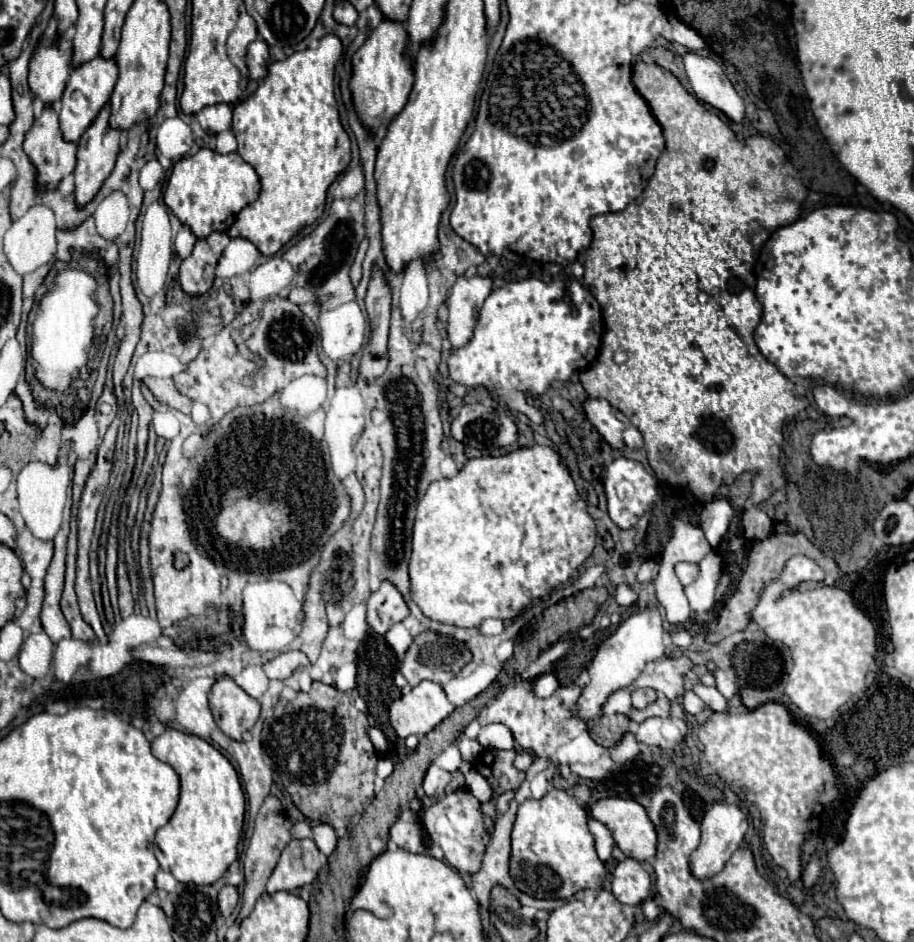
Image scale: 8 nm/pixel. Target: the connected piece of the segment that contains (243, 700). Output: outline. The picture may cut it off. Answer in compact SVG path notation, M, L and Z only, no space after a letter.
M221 677L213 683L209 707L217 727L235 741L241 741L241 735L255 725L261 711L259 701L249 697L231 677Z

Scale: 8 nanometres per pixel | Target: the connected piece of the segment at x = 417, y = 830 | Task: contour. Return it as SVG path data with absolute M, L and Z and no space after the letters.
M411 809L403 811L399 815L399 819L393 823L389 837L401 849L419 853L421 845L423 845L423 831L421 831L421 823L417 821L417 815Z

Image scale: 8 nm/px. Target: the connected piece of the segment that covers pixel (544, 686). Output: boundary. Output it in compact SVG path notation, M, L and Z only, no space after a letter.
M545 673L545 675L541 675L541 677L533 683L533 693L535 693L537 697L551 697L557 687L559 687L557 677L555 677L553 673Z

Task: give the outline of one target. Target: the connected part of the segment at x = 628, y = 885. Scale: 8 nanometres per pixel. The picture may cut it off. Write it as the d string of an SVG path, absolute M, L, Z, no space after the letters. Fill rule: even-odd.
M625 859L613 871L613 895L617 901L627 905L637 905L651 893L651 877L635 859Z

